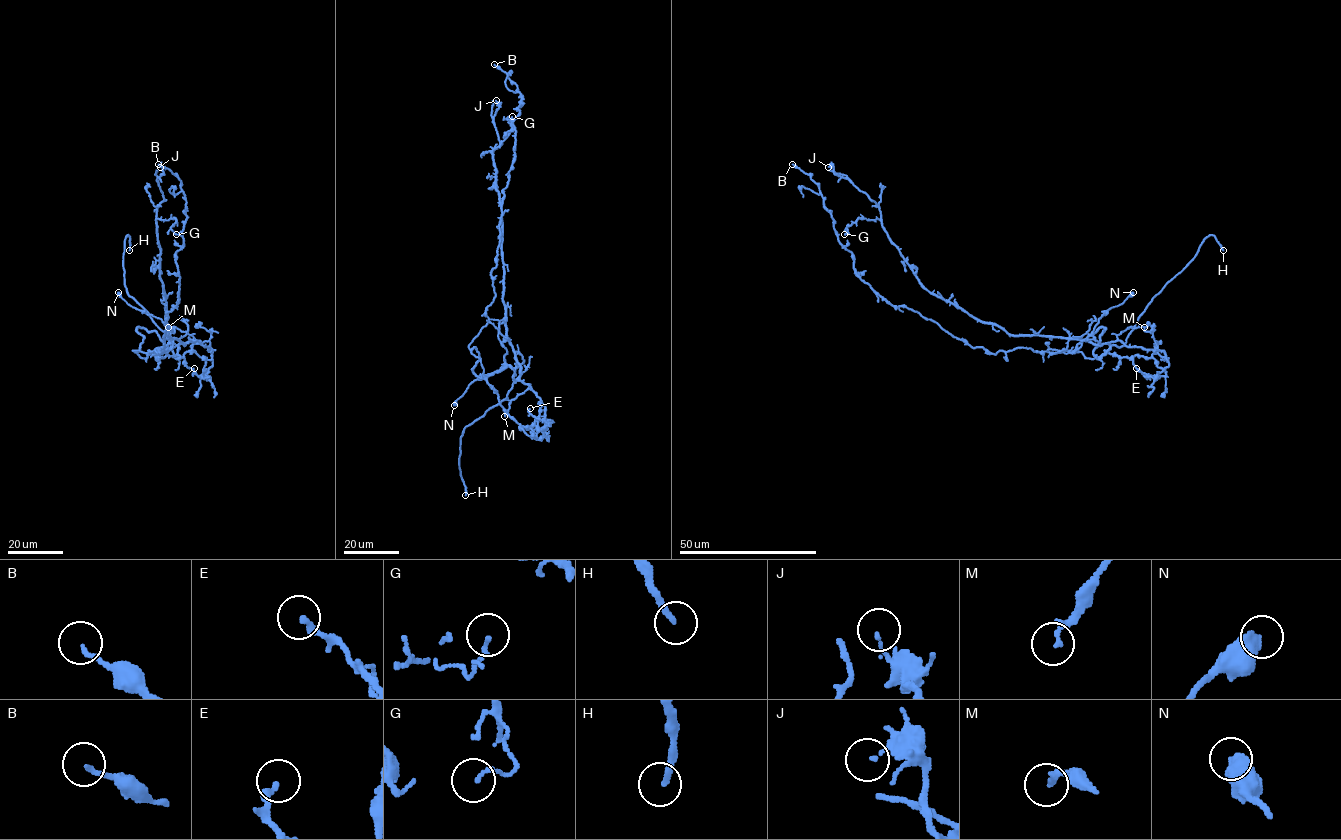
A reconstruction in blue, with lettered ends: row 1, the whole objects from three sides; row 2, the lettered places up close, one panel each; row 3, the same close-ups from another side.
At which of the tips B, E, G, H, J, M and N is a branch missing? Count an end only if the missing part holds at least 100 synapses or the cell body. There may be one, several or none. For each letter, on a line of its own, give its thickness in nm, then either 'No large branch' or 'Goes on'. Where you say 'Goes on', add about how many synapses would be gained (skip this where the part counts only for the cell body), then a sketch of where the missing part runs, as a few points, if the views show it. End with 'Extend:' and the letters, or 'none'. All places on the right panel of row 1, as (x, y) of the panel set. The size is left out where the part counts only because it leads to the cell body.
B: Thickness 140 nm. No large branch
E: Thickness 240 nm. No large branch
G: Thickness 120 nm. No large branch
H: Thickness 200 nm. Goes on. Course of what is missing: (1223, 250), (1227, 280), (1240, 311), (1245, 344), (1243, 352), (1247, 359)
J: Thickness 90 nm. No large branch
M: Thickness 170 nm. No large branch
N: Thickness 480 nm. No large branch
Extend: H

